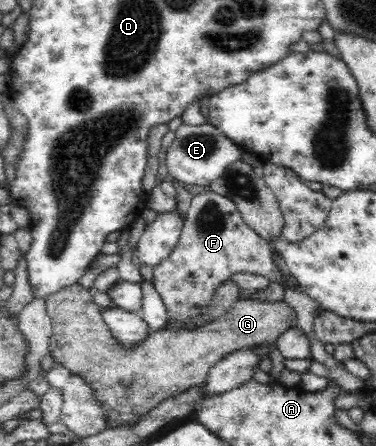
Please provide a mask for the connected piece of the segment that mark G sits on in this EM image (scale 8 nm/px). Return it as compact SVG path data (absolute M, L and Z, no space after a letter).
M78 283L60 289L45 298L47 313L51 322L49 354L54 363L64 365L73 375L82 377L93 388L94 399L105 412L105 428L113 429L120 425L136 424L140 418L155 409L162 401L186 392L193 386L203 384L208 371L224 357L242 348L270 344L288 330L296 326L296 315L284 301L270 303L258 299L241 298L234 306L214 322L186 330L183 328L162 328L149 331L146 338L129 348L122 347L111 336L101 315L101 307L92 301L92 290L84 289Z

